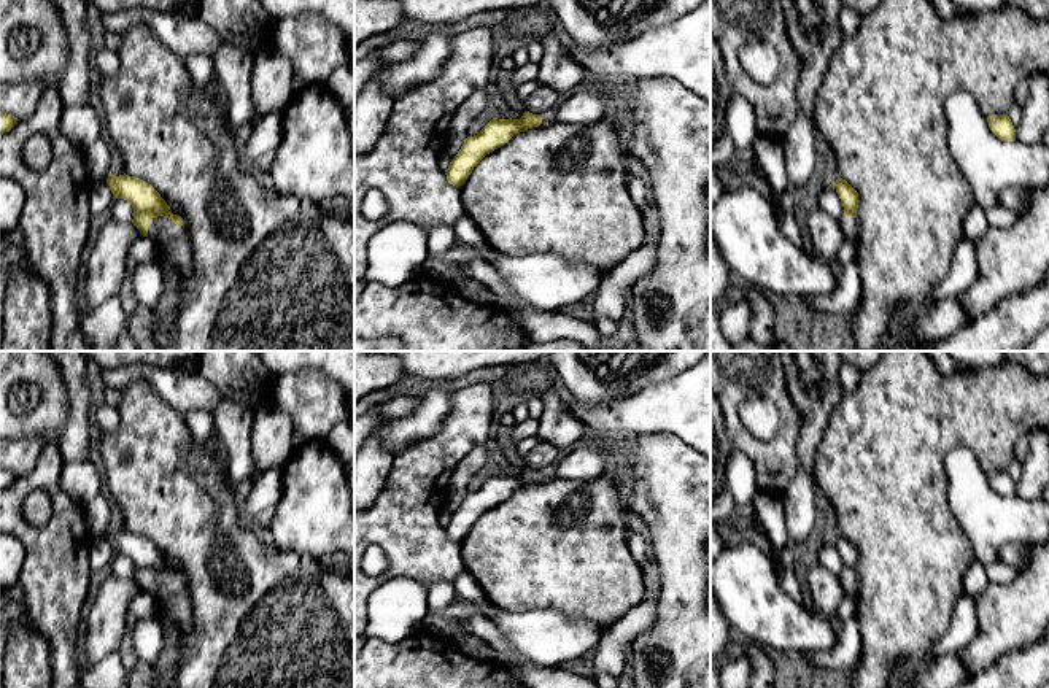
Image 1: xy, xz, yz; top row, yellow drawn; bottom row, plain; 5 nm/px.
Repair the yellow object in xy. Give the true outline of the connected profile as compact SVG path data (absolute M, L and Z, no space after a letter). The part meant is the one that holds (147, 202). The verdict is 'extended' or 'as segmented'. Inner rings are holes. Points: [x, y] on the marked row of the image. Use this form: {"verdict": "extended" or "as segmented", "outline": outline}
{"verdict": "as segmented", "outline": "M110 172L106 184L110 186L114 199L124 199L132 205L132 224L143 237L148 237L149 221L157 216L168 218L180 227L183 226L183 218L180 215L173 215L161 194L146 181L126 173L114 176Z"}

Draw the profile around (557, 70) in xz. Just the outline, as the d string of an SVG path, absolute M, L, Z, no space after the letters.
M555 35L545 38L542 43L544 57L537 73L540 86L547 86L558 94L579 89L582 81L588 76L586 70L566 54Z

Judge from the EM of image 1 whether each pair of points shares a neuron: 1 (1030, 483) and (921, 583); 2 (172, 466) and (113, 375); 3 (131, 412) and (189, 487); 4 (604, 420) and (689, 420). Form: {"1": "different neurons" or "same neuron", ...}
{"1": "different neurons", "2": "different neurons", "3": "same neuron", "4": "same neuron"}

